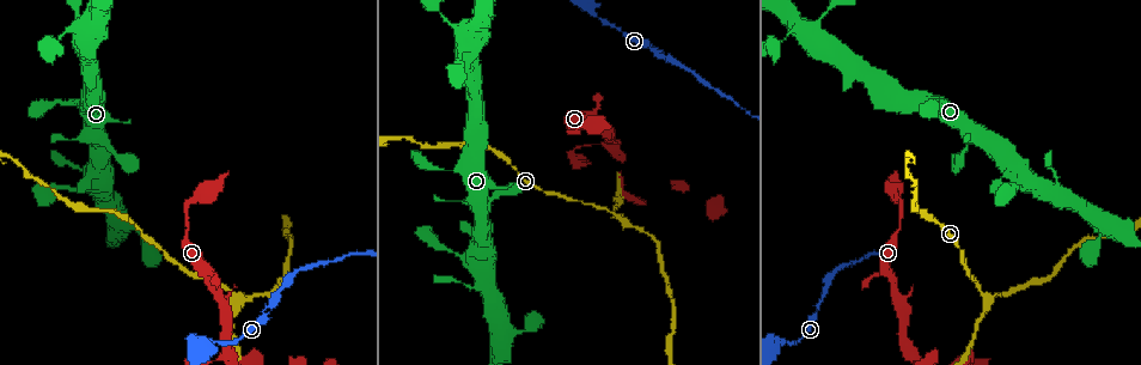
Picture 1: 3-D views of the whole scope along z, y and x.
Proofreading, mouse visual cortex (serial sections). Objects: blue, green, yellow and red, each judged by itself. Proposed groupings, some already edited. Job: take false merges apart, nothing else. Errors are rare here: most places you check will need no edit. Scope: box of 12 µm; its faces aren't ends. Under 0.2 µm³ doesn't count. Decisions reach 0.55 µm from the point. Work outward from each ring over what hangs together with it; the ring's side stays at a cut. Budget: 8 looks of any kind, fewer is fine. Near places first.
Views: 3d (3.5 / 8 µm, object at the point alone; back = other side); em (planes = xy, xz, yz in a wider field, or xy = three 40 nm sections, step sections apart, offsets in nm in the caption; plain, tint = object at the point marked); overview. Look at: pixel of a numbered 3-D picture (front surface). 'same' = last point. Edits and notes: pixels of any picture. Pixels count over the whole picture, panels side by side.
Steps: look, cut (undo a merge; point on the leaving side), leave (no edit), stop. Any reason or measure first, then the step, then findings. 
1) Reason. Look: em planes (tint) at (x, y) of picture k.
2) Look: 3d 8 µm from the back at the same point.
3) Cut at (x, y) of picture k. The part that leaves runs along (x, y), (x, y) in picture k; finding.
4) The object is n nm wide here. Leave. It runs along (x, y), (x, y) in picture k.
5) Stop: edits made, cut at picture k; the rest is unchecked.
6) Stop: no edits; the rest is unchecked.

Small branch off a trunk. Look: 3d 3.5 µm at (909, 351) of picture 1.

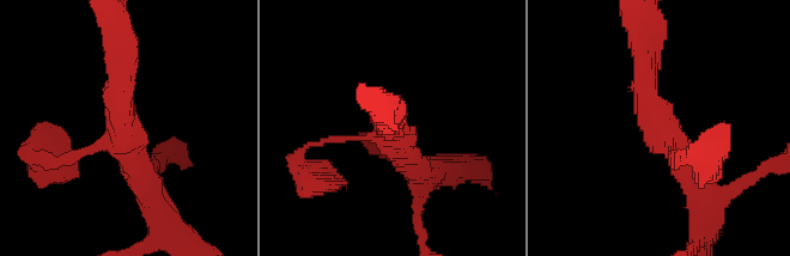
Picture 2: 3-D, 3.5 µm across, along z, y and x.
3 arms meet here; the arms are 150, 300, 400 nm wide. Look: em xy step 5 (tint) at (122, 133) of picture 2.

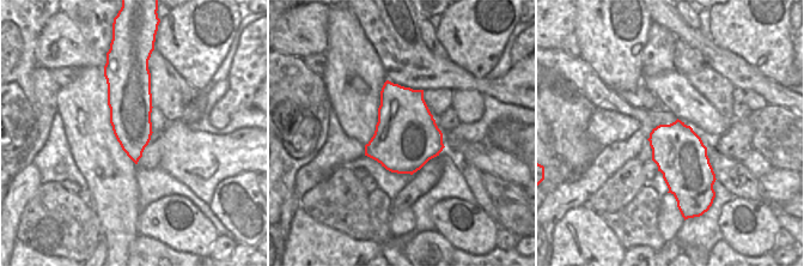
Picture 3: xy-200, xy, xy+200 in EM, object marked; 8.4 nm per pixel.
Leave. It runs along (125, 56), (121, 138), (50, 159) in picture 2; continuous, no second cell.

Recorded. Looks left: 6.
Narrows sharply. Look: 3d 3.5 µm from the back at (619, 218) of picture 1.

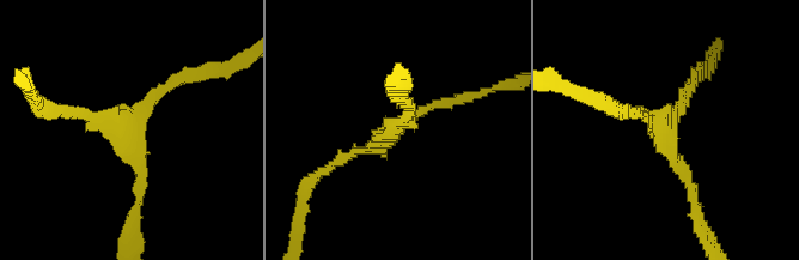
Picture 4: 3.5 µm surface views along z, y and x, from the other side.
3 arms meet here; the arms are 150, 150, 200 nm wide. Leave. It runs along (456, 101), (416, 113), (383, 140), (328, 168) in picture 4; all the same cell.

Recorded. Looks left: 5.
Calibre changes. Look: 3d 3.5 µm at (824, 293) of picture 1.

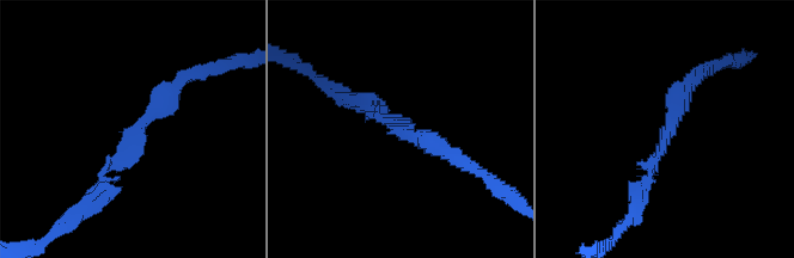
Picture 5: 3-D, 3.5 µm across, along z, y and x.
The arms are 100, 300 nm wide; now the EM. Look: em xy step 1 (tint) at (138, 127) of picture 5.

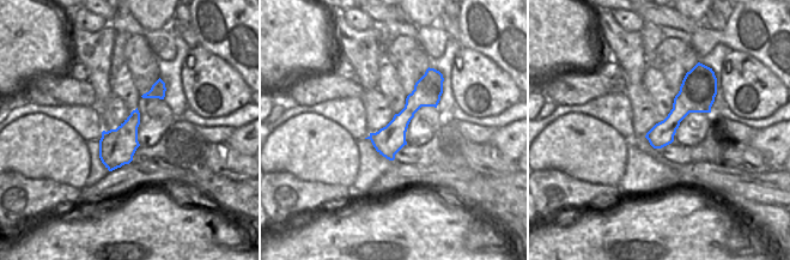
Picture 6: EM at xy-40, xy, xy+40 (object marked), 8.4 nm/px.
Leave. It runs along (431, 79), (389, 140), (389, 156) in picture 6; all the same cell.

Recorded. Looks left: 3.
Look: 3d 8 µm from the back at (459, 28) of picture 1.

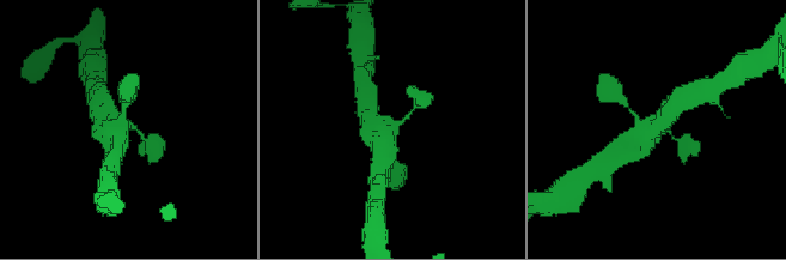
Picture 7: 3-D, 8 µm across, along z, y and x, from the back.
Closer look. Look: 3d 3.5 µm from the back at (392, 127) of picture 7.

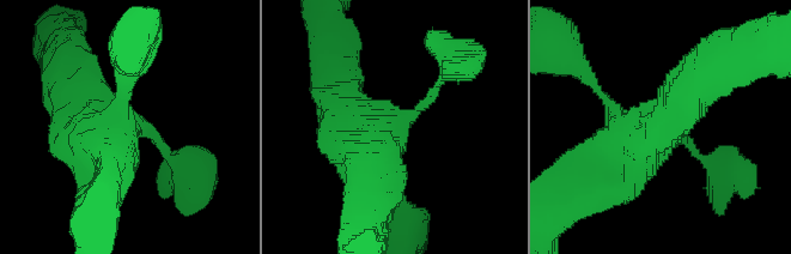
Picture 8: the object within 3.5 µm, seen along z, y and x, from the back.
Need the tissue. Look: em xy step 5 (tint) at (396, 122) of picture 8.

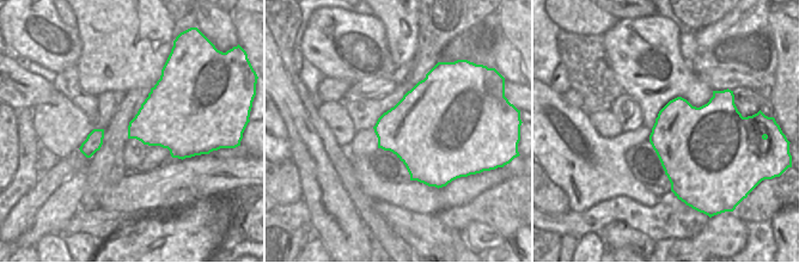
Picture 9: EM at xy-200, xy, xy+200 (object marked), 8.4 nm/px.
Leave. It runs along (588, 183), (698, 84) in picture 8; all the same cell.

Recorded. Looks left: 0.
Stop: no edits; the rest is unchecked.

